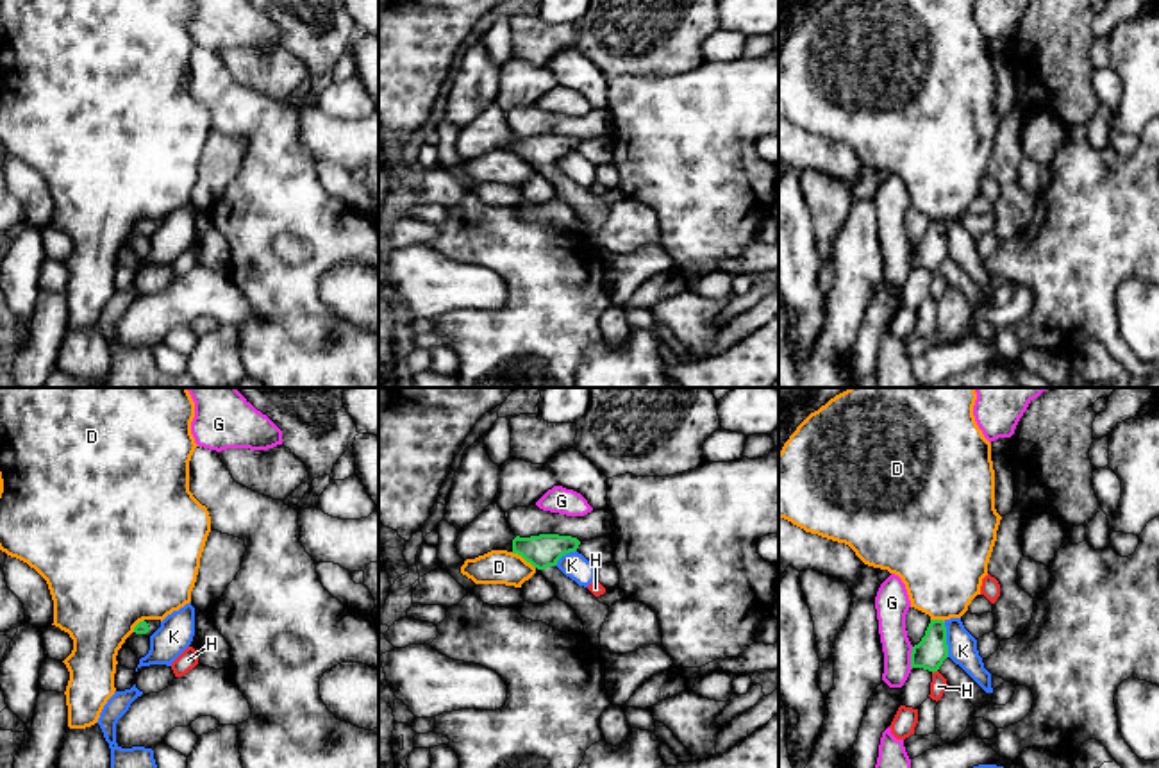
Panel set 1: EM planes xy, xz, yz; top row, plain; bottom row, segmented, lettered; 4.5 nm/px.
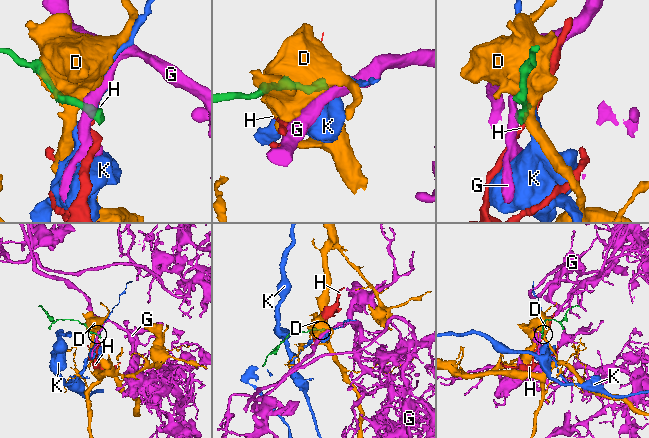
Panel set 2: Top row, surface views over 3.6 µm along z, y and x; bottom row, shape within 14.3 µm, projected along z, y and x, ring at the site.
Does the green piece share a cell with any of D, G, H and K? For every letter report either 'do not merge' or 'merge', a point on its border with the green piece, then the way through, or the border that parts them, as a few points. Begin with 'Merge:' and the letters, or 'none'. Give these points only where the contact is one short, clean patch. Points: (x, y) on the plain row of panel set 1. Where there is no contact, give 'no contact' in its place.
Merge: none
D: do not merge; meets green in xz at (524, 158)
G: do not merge; meets green in yz at (911, 258); border along yz (913, 247), (911, 268)
H: do not merge; meets green in yz at (934, 270); border along yz (936, 270), (933, 274)
K: do not merge; meets green in yz at (945, 240); border along yz (943, 222), (949, 256)

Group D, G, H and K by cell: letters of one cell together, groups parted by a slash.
D / G / H / K

